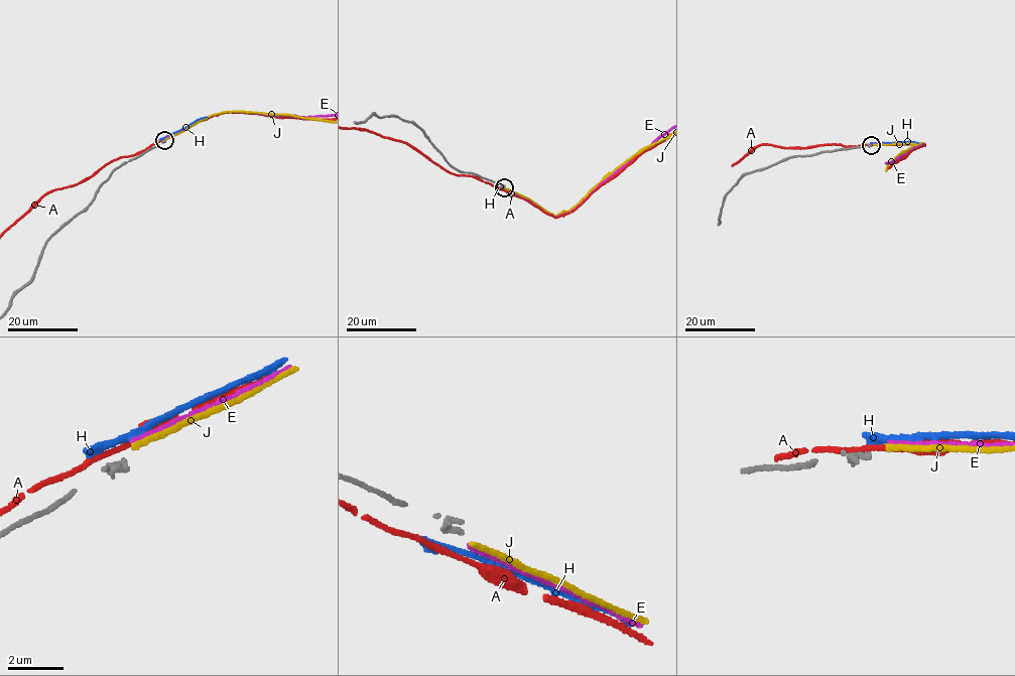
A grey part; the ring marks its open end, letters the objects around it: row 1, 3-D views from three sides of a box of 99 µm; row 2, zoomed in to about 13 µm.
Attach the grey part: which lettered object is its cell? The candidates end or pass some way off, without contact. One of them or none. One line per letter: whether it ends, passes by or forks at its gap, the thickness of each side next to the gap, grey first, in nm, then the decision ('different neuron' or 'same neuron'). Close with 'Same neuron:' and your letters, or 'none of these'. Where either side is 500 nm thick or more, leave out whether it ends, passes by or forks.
A: it passes by; calibres 240 and 180 nm; different neuron
E: it ends; calibres 240 and 170 nm; different neuron
H: it passes by; calibres 240 and 240 nm; different neuron
J: it ends; calibres 240 and 200 nm; different neuron
Same neuron: none of these

